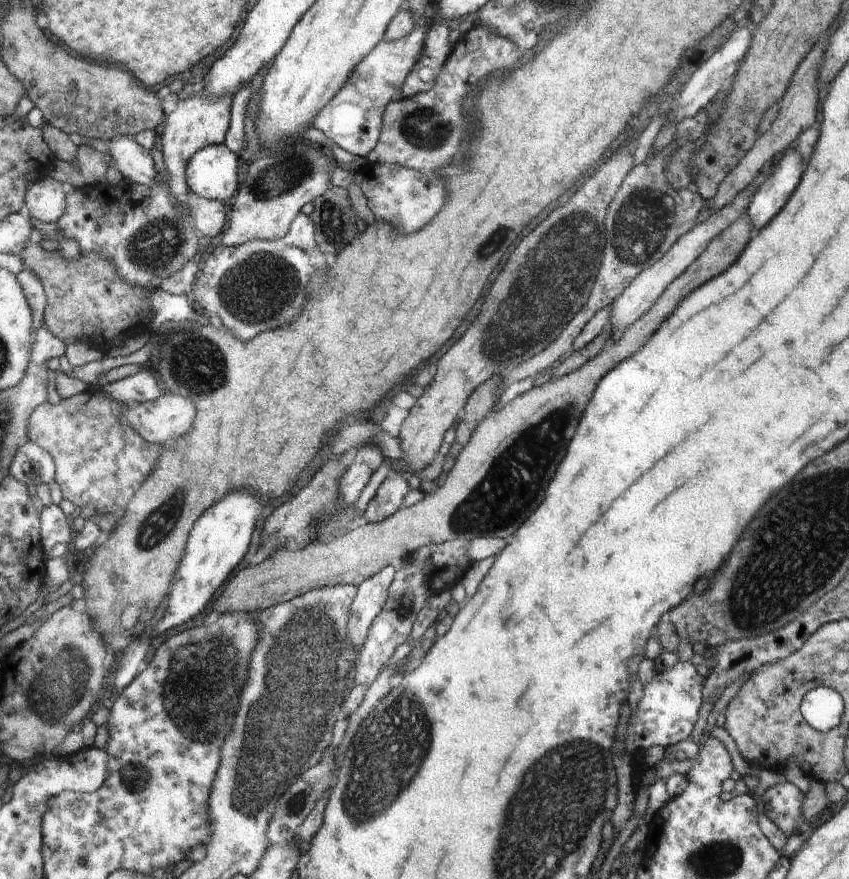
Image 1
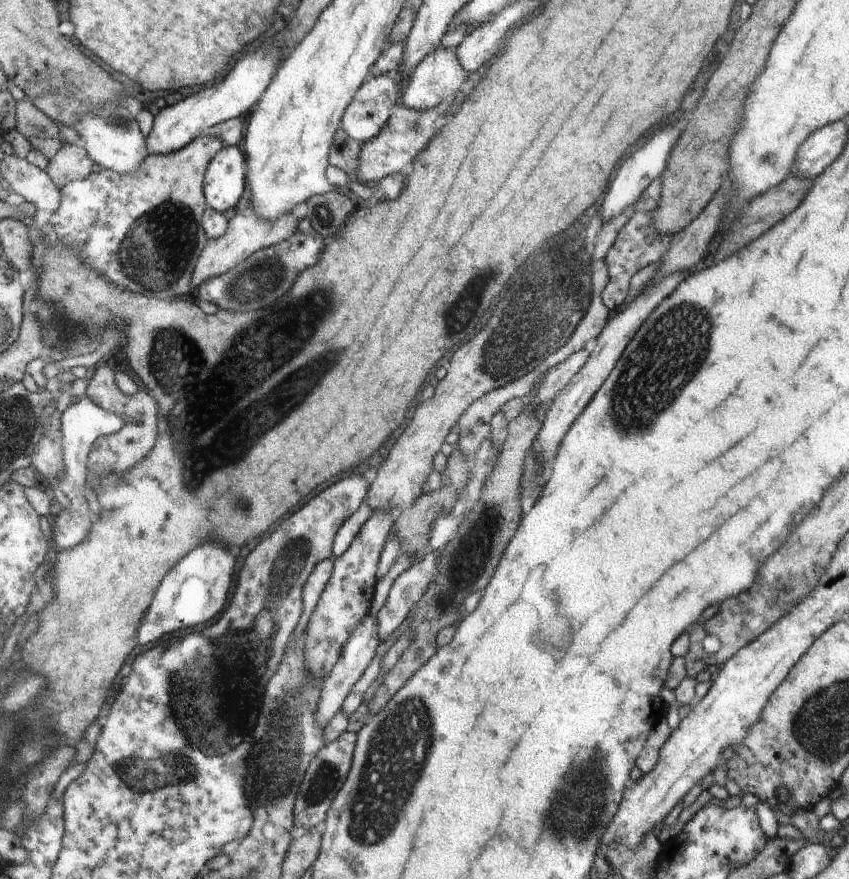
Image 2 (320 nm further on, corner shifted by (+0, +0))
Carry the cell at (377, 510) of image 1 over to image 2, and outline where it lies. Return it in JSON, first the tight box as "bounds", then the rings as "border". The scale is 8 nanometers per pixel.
{"bounds":[305,508,396,681],"border":[[[380,508],[372,512],[370,518],[362,525],[360,532],[353,539],[350,547],[338,558],[333,558],[333,569],[323,593],[314,607],[305,630],[306,668],[314,681],[322,681],[334,670],[342,658],[344,646],[350,639],[351,632],[359,627],[362,618],[369,614],[370,602],[374,598],[376,586],[376,564],[380,552],[392,532],[396,511]]]}

